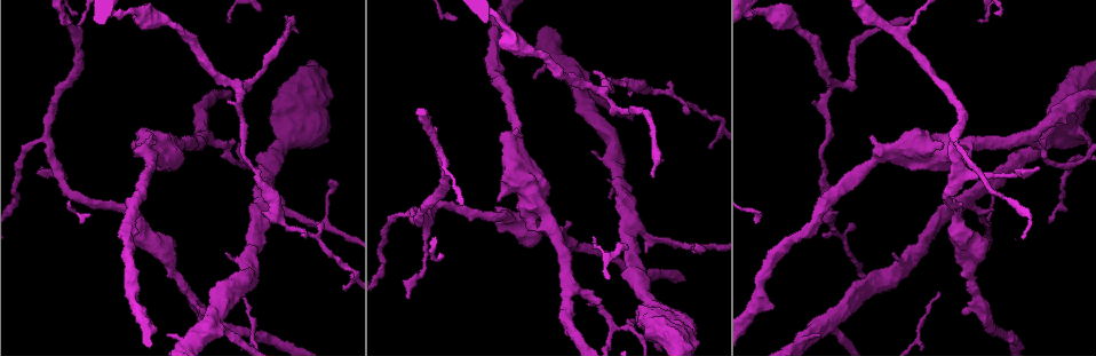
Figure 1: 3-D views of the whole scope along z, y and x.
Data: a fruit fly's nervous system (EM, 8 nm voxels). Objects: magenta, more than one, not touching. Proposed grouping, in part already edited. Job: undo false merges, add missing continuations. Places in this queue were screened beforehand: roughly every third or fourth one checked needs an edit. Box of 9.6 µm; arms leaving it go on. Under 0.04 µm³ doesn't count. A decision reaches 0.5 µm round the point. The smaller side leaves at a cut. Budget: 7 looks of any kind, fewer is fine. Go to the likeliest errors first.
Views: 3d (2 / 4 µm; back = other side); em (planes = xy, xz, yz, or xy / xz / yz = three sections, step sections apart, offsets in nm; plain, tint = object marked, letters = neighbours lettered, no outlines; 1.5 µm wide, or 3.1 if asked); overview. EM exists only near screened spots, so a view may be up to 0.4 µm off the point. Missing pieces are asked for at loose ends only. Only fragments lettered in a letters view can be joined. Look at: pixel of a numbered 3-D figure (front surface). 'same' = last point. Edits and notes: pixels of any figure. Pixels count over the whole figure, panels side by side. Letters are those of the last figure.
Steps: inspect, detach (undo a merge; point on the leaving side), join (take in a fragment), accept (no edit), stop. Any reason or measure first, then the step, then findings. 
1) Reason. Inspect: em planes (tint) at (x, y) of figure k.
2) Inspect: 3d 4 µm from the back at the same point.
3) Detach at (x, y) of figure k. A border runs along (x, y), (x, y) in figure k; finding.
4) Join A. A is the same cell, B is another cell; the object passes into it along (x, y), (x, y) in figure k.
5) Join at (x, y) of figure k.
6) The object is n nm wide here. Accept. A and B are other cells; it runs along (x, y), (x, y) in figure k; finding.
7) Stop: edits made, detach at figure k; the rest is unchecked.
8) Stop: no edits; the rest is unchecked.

Branch stops here. Inspect: 3d 2 µm at (408, 297) of figure 1.

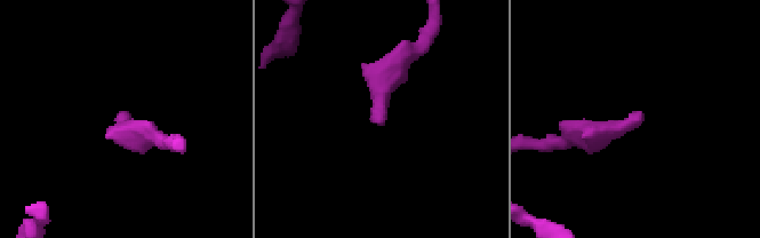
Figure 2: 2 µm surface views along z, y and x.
Need the tissue. Inspect: em planes (letters) at (644, 118) of figure 2.

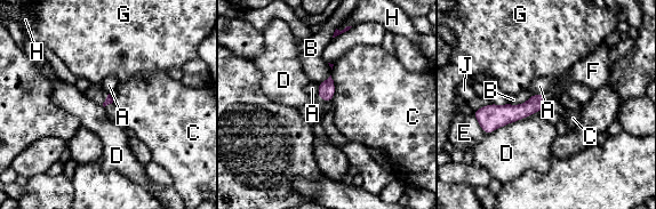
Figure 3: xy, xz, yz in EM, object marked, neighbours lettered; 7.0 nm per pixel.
Join F. F is the same cell, A, B, C, D, E, G, H and J are other cells; the object passes into it along (326, 90), (321, 97), (319, 104) in figure 3; it goes on there.

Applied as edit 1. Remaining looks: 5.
Arms part here. Inspect: em 3.1 µm planes (letters) at (1065, 166) of figure 1.

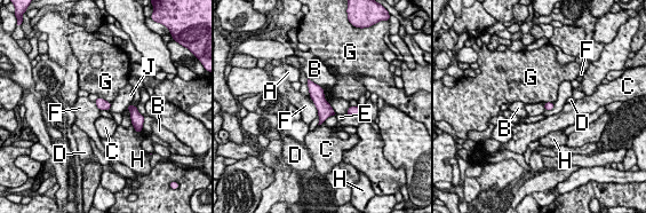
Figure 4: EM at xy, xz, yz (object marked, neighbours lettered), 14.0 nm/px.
Accept. A, B, C, D, E, F, G, H and J are other cells; a border runs along (98, 96), (110, 103) in figure 4; one cell here.

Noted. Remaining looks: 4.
Branch stops here. Inspect: em xy step 8 (tint) at (320, 225) of figure 1.

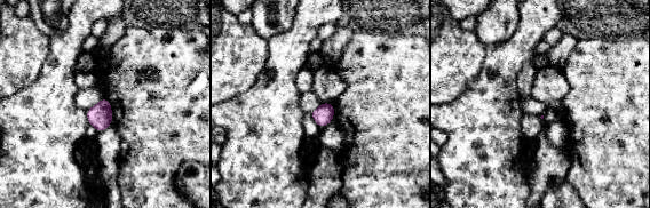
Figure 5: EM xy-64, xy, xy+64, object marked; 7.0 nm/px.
Another direction. Inspect: em planes (tint) at the same point.

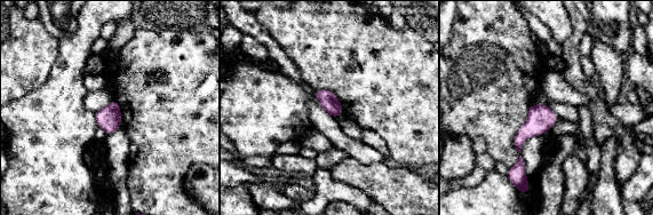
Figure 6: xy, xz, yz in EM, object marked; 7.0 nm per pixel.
Inspect: em planes (letters) at the same point.

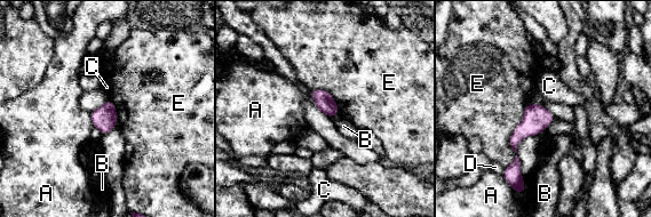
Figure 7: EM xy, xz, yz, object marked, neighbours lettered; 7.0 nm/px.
The object is 140 nm wide here. Accept. A, B, C, D and E are other cells; no lettered fragment goes on from it.

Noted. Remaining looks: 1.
Stop: edits made, join at figure 3; the rest is unchecked.

